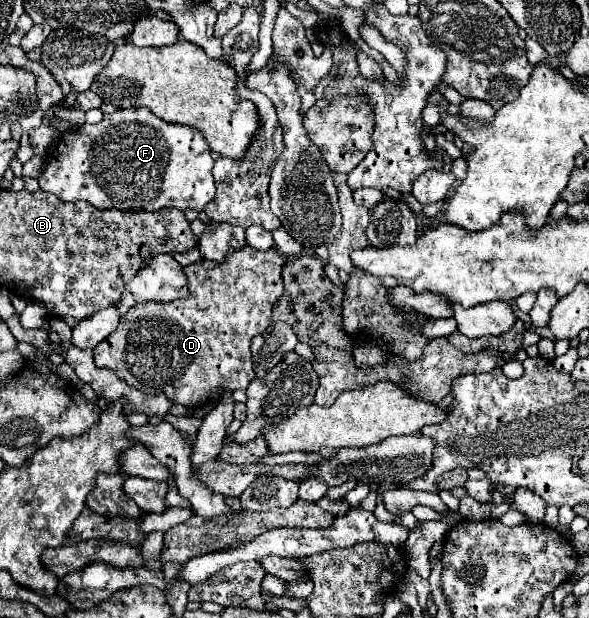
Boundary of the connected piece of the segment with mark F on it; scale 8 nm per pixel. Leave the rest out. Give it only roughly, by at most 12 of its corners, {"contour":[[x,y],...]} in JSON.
{"contour":[[118,109],[62,133],[40,189],[96,209],[202,211],[202,131]]}

